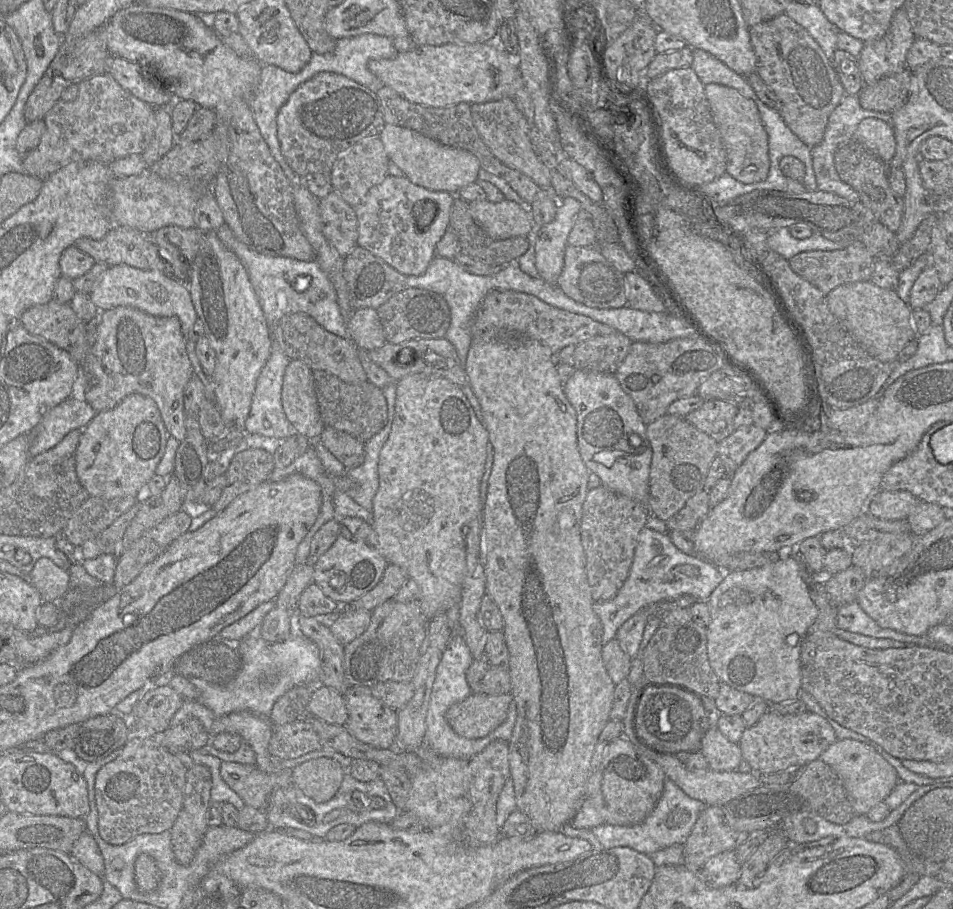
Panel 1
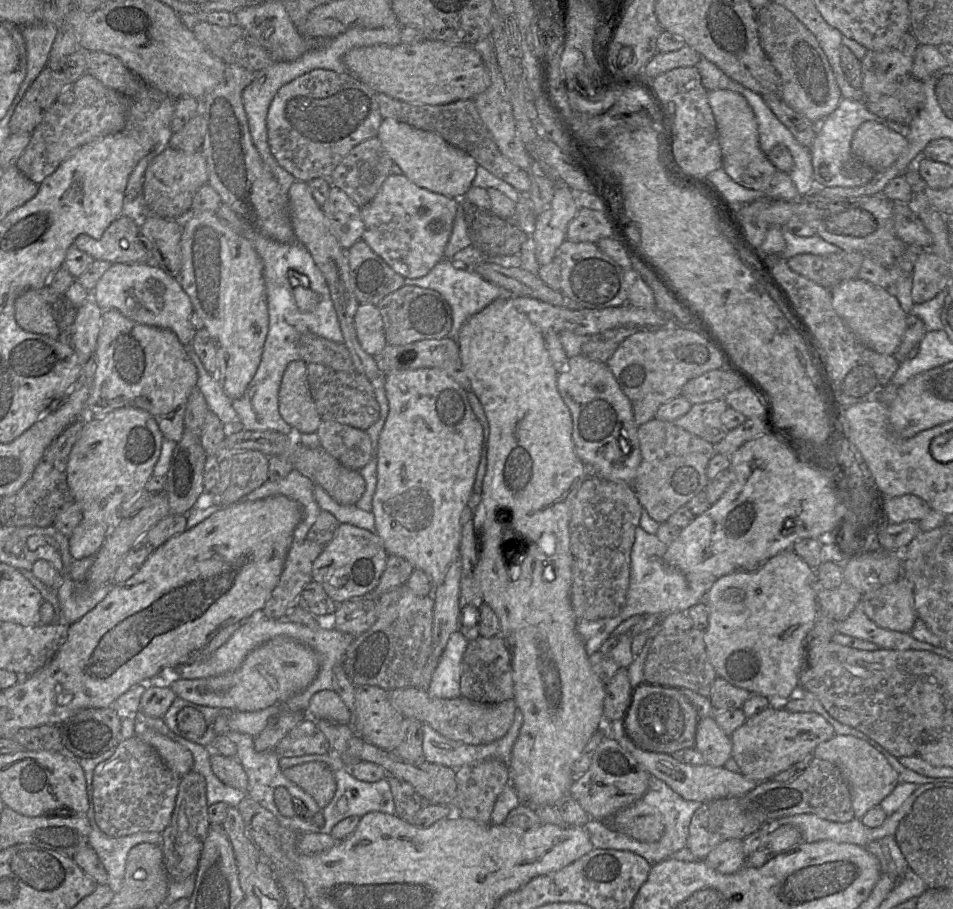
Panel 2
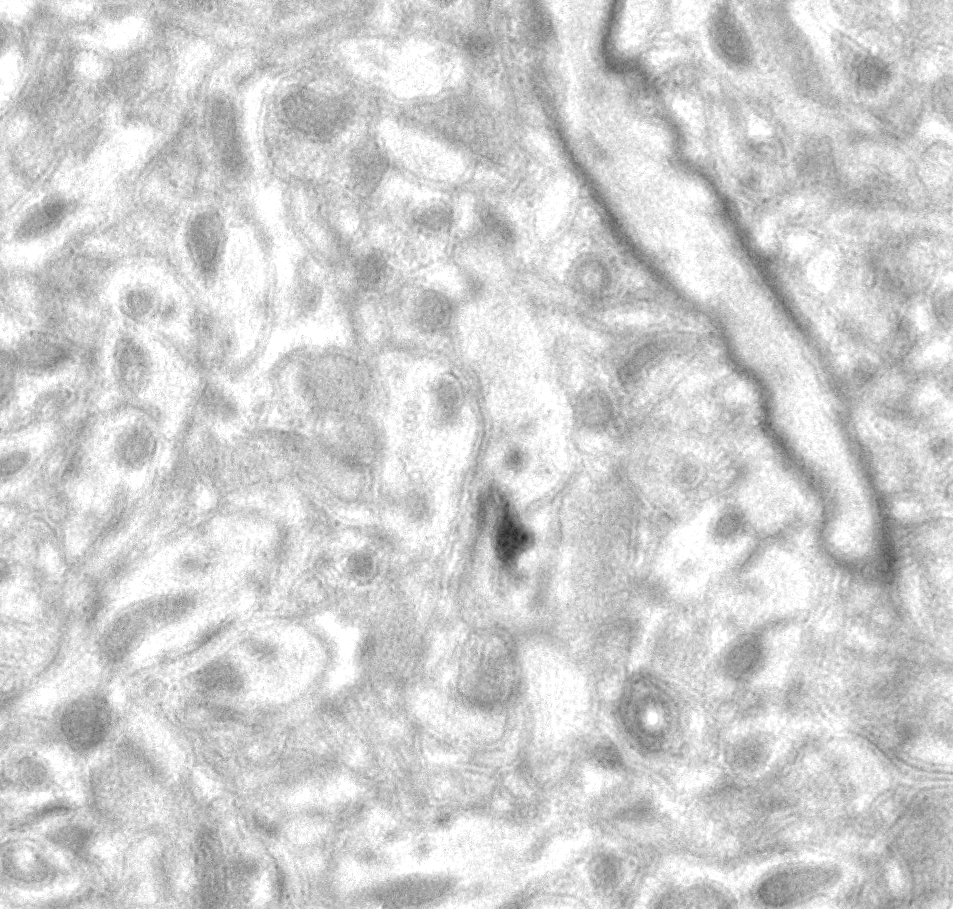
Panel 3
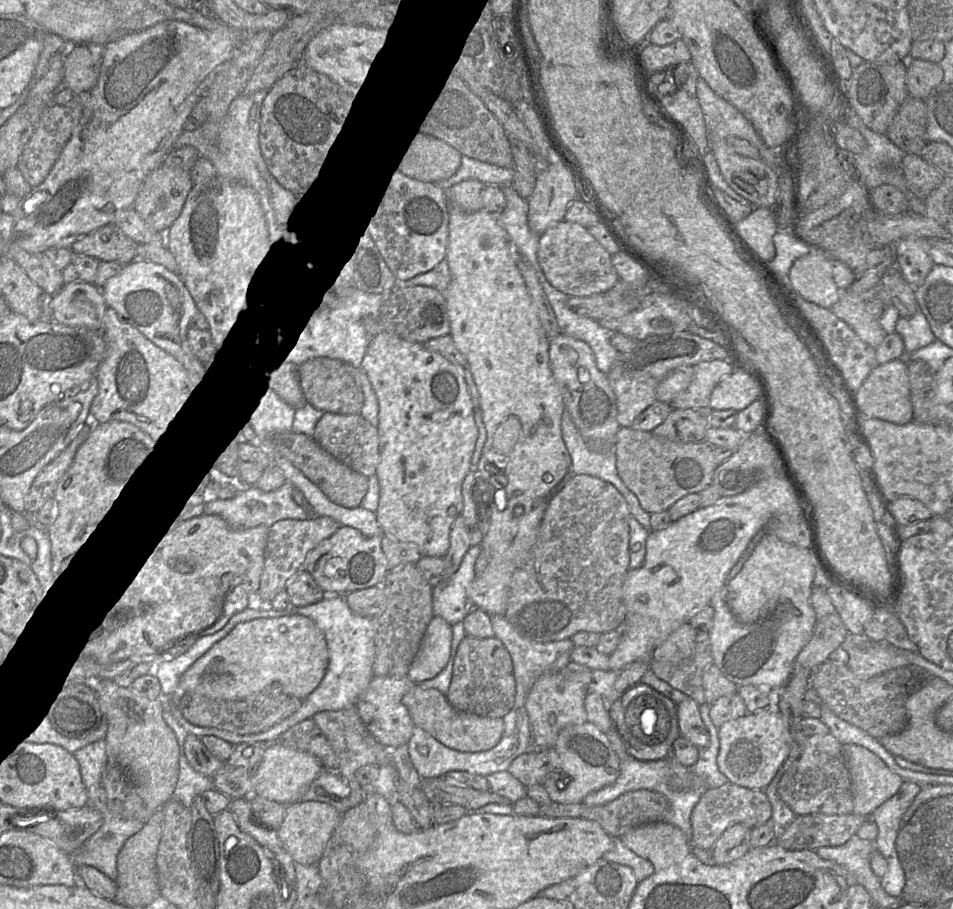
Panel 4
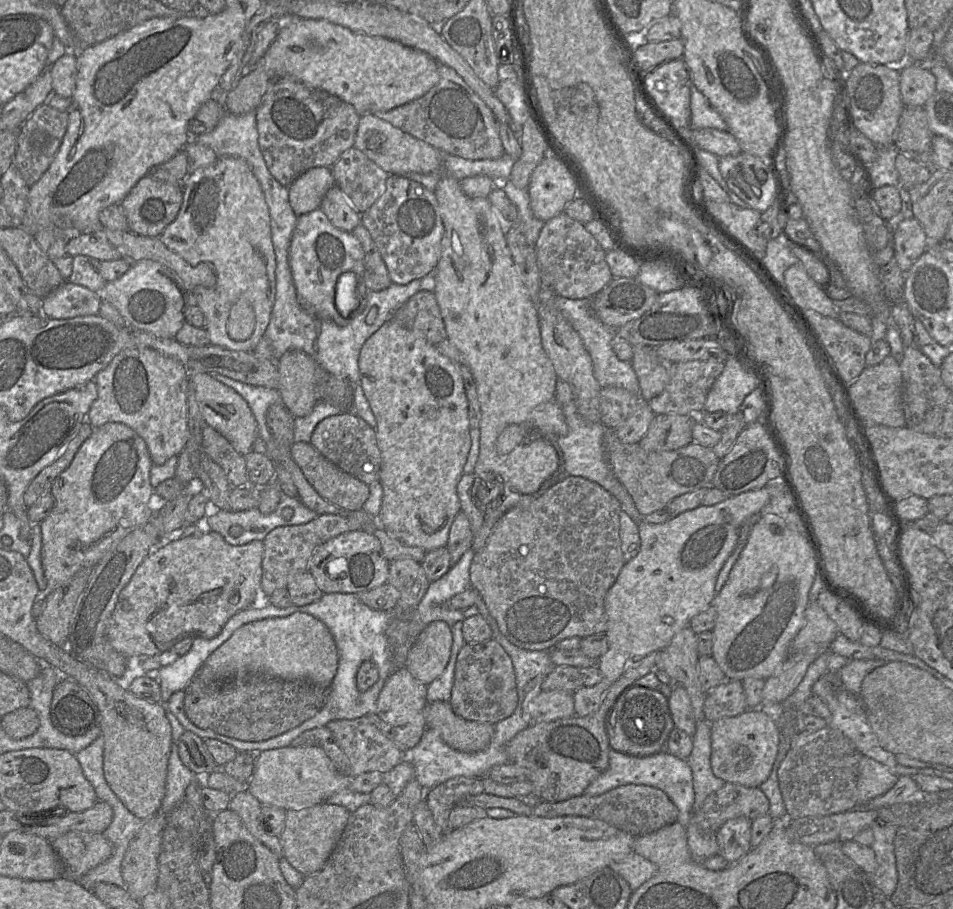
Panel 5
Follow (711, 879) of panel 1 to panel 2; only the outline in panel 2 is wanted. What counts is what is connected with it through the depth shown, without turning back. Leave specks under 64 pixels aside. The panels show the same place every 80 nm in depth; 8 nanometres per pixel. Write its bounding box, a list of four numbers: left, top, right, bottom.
[704,839,747,874]

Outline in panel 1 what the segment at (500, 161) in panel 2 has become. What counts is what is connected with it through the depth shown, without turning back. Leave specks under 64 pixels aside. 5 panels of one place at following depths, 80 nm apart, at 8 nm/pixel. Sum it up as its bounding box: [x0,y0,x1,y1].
[376,86,541,204]

